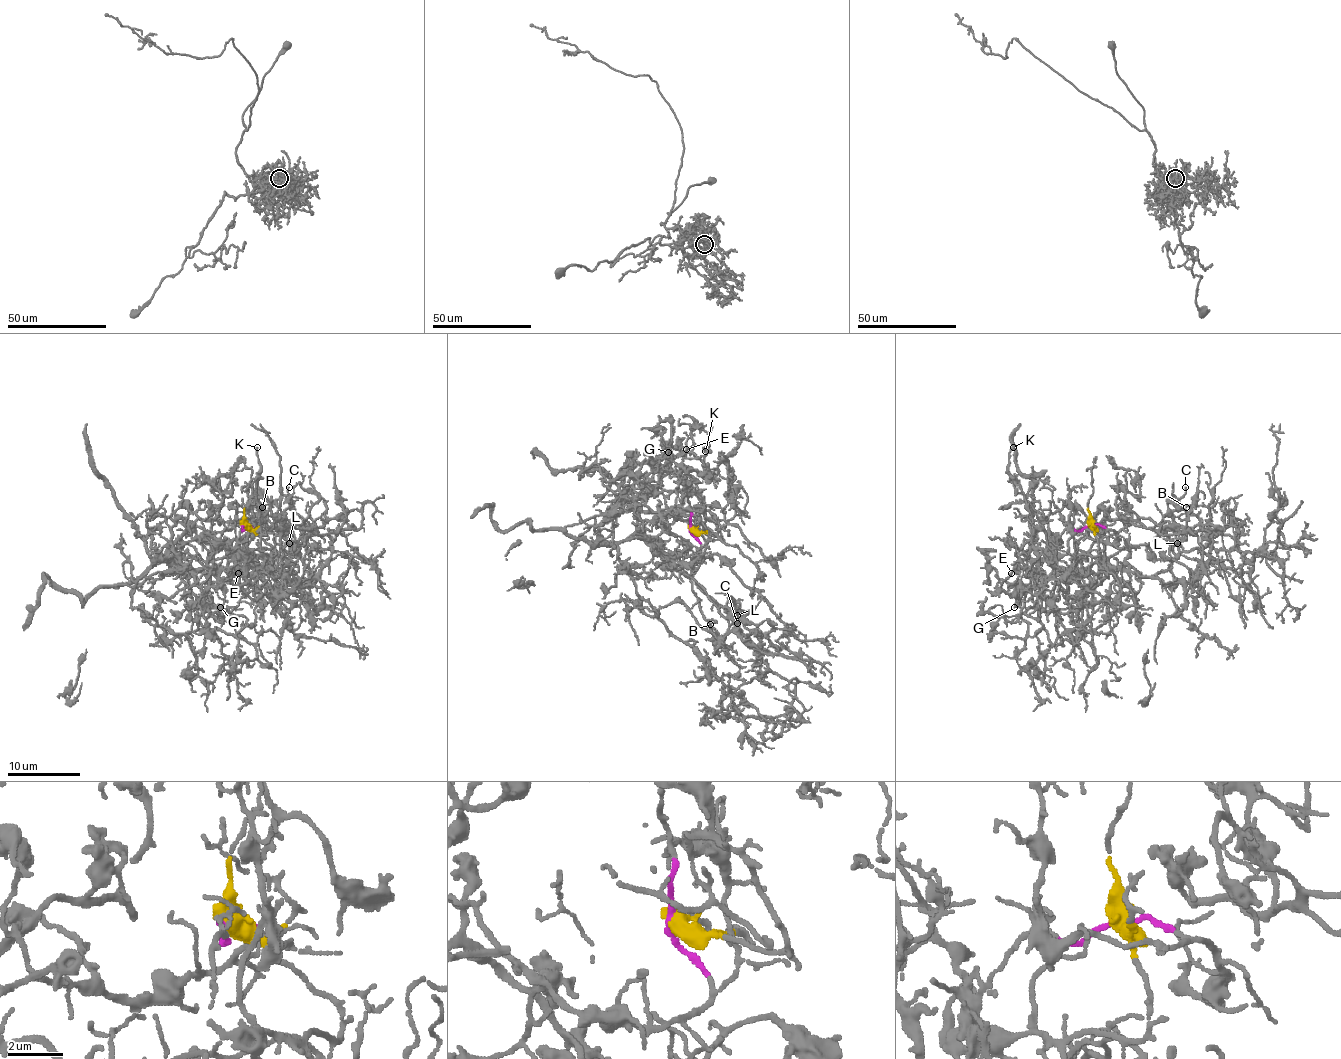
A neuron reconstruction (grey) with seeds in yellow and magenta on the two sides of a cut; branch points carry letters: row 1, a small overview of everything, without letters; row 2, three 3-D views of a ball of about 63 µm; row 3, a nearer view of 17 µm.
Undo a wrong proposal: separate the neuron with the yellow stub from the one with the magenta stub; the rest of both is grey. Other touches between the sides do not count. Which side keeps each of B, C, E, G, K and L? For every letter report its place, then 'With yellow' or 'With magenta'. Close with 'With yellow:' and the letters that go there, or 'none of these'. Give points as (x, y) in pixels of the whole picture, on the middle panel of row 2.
B: Place: (710, 624). With magenta
C: Place: (737, 623). With magenta
E: Place: (686, 449). With yellow
G: Place: (668, 452). With yellow
K: Place: (705, 451). With yellow
L: Place: (737, 615). With magenta
With yellow: E, G, K

